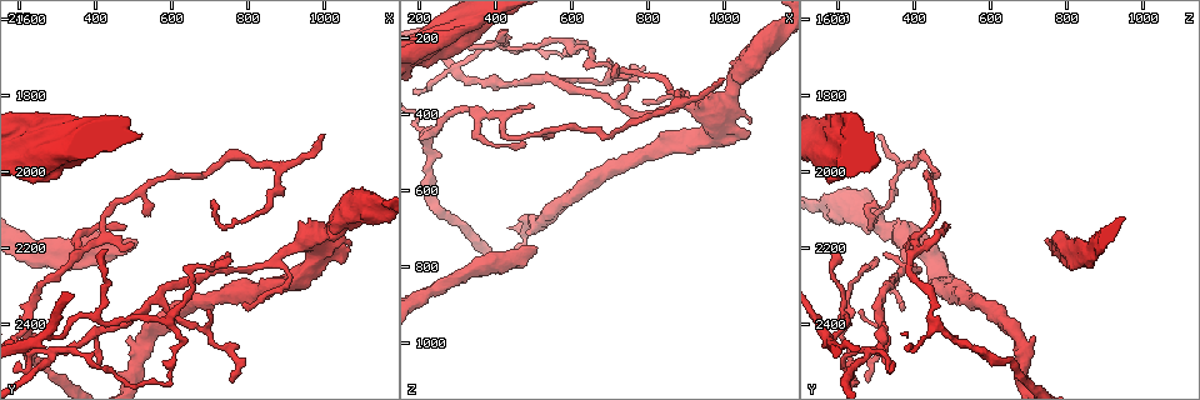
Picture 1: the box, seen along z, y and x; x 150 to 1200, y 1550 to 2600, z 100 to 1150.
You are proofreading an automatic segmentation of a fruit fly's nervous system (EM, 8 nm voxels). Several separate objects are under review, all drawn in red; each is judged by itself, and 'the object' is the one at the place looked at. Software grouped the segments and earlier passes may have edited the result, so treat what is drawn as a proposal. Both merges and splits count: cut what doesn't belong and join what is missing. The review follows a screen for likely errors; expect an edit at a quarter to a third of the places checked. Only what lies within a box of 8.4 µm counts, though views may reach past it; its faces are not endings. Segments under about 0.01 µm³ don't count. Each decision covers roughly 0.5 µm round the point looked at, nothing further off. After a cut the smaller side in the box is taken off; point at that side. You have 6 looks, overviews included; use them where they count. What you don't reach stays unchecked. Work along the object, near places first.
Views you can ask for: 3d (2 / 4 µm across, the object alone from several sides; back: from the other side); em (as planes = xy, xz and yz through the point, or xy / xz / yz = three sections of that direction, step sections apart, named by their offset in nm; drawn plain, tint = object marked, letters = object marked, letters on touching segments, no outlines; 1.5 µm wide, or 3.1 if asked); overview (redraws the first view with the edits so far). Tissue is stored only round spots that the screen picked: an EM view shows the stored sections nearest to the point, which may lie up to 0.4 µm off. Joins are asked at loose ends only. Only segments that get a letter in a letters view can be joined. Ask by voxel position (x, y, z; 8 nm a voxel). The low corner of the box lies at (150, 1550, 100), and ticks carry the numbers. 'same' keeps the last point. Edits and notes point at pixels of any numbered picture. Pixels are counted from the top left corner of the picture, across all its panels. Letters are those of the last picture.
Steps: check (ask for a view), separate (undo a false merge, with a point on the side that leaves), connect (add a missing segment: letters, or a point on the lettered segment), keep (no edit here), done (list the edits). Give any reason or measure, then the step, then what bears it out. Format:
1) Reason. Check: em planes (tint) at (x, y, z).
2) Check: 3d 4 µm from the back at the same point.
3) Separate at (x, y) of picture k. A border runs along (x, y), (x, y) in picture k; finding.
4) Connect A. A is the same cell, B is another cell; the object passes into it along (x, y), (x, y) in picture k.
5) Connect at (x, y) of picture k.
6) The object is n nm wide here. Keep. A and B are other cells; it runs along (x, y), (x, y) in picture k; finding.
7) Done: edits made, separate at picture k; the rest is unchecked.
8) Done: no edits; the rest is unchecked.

Free end. Check: em yz step 4 (letters) at (1070, 2195, 415).

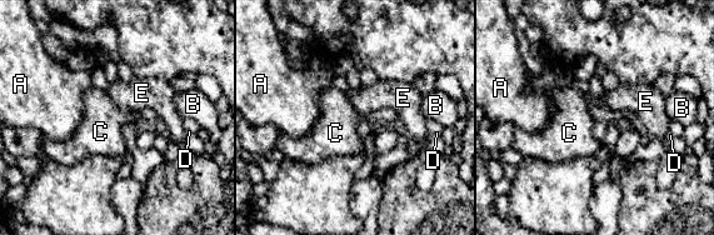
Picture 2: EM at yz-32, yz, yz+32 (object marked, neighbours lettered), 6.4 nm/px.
Check: em planes (letters) at the same point.

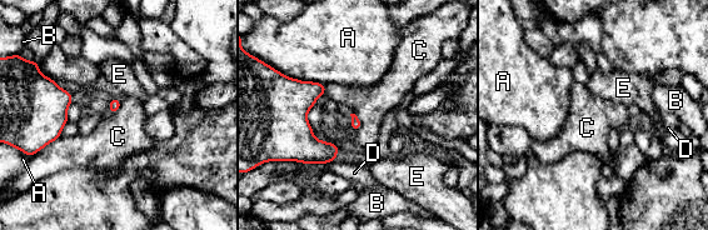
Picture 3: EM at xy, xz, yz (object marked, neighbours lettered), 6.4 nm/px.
Keep. A, B, C, D and E are other cells; a border runs along (61, 135), (39, 151) in picture 3; none of them fits.

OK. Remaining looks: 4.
Arms part here. Check: 3d 2 µm at (300, 2475, 280).

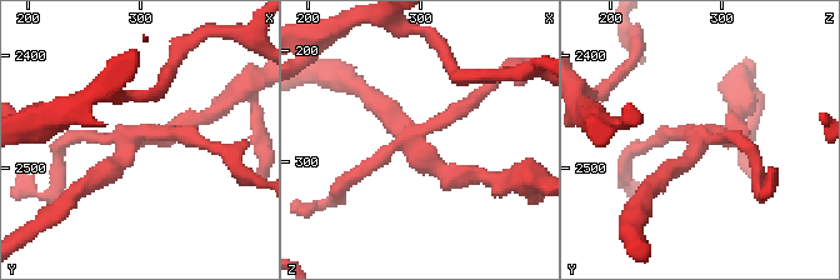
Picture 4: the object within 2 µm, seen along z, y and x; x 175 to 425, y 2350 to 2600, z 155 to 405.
Shape alone is not enough. Check: em planes (plain) at (294, 2472, 278).

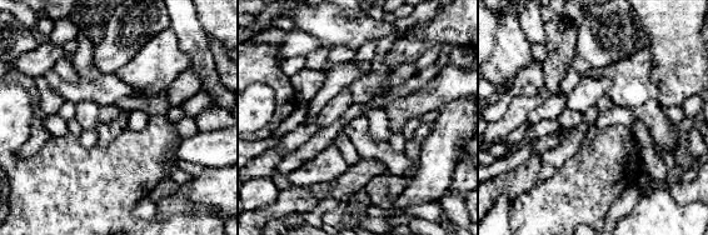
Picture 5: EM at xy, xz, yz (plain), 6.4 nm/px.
What lies round it. Check: em planes (letters) at the same point.

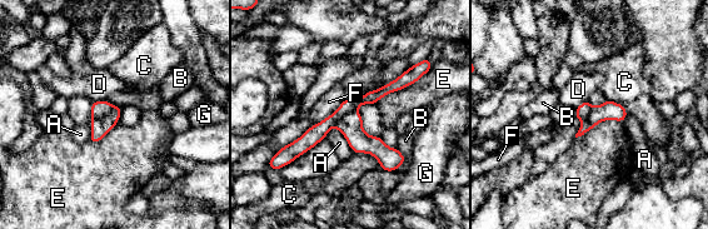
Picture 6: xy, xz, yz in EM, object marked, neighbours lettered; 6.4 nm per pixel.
Separate at (317, 133) of picture 6. A, B, C, D, E, F and G are other cells; the part that leaves runs along (412, 71), (345, 106), (289, 157) in picture 6; a second cell is stuck on.

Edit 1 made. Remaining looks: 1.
Done: edits made, separate at picture 6; the rest is unchecked.

